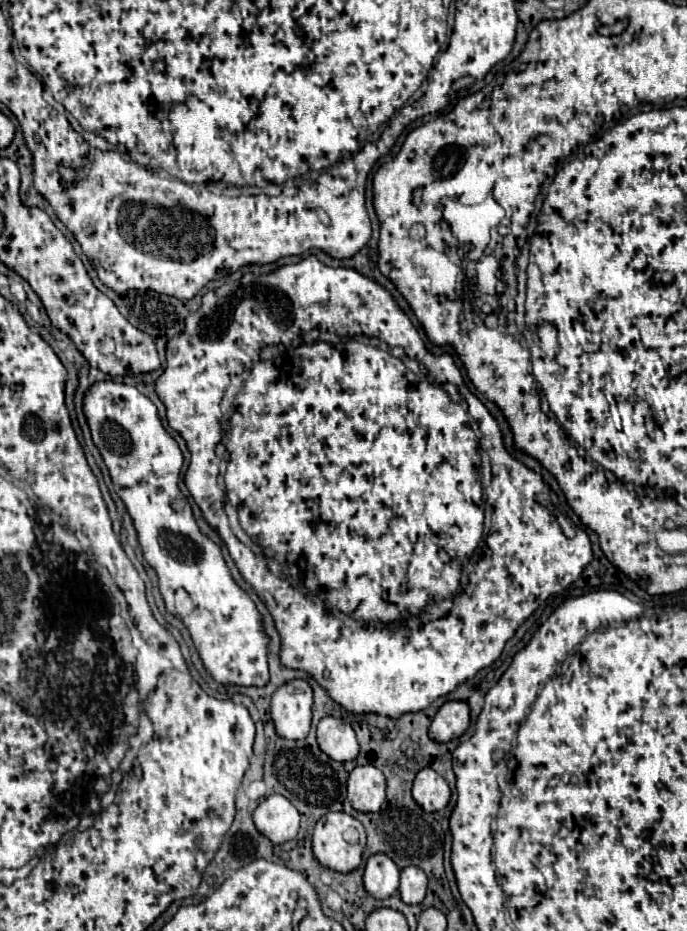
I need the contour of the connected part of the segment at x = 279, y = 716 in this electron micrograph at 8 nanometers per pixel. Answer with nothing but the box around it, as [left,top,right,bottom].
[271,680,313,738]

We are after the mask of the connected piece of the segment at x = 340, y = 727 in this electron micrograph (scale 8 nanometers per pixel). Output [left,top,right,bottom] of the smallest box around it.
[317,716,359,762]

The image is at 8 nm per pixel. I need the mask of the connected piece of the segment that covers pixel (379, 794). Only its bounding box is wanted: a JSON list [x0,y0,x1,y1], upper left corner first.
[347,766,385,812]

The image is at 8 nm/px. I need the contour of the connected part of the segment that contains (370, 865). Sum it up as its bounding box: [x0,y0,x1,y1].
[363,854,399,898]

